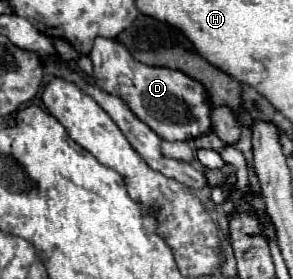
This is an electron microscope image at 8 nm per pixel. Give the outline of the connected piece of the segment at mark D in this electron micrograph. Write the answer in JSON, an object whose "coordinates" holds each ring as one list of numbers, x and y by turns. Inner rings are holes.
{"coordinates":[[98,37,90,51,90,59,94,65,94,83,102,91,124,99,134,115,138,115,138,119,142,119,160,139,190,141,210,133,212,105,208,91,202,87,200,81,182,75,182,71,138,63,116,39]]}

